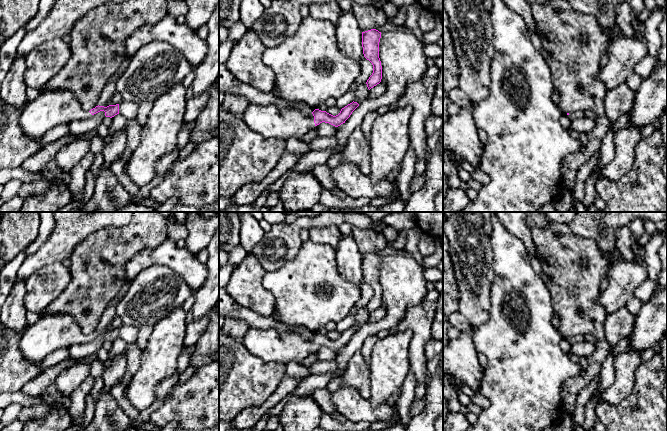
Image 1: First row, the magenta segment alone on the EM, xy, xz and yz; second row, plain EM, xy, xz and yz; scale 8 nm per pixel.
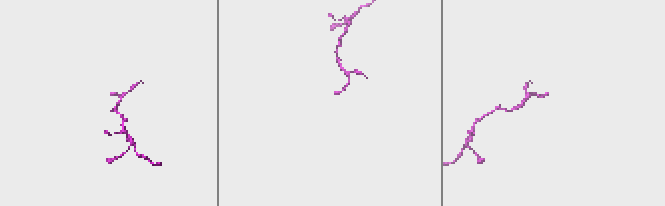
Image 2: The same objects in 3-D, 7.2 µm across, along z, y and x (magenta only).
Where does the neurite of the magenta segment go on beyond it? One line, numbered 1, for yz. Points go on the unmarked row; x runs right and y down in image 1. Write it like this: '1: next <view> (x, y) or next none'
1: next none

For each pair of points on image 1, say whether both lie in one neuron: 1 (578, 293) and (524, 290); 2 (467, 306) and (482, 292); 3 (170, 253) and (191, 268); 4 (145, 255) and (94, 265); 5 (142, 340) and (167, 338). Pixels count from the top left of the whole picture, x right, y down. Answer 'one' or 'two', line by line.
1: two
2: one
3: one
4: two
5: two

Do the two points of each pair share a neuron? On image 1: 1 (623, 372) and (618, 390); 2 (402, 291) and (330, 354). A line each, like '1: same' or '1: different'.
1: same
2: different

